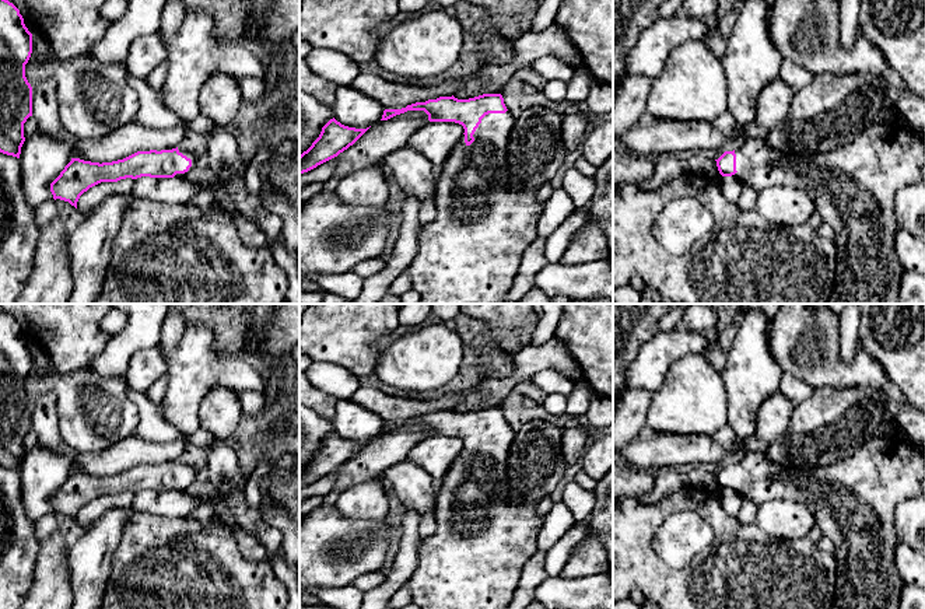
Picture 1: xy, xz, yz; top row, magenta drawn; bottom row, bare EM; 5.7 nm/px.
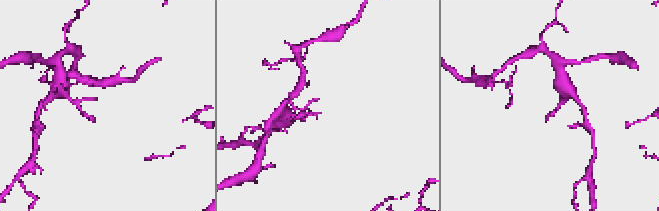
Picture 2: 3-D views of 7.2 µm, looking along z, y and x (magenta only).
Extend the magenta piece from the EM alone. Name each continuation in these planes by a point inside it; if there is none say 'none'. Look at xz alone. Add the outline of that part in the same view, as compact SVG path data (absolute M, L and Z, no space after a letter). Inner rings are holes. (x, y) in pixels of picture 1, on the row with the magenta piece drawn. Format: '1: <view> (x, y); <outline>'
1: xz (470, 254); M508 111L505 113L486 115L473 134L474 141L467 146L465 143L463 134L462 139L458 141L456 147L441 165L442 172L435 183L437 217L431 223L421 225L417 235L417 255L407 267L411 288L418 293L421 298L418 304L501 304L504 297L511 290L525 251L537 238L539 217L543 209L537 202L536 192L514 192L509 183L507 147L515 120L516 119Z

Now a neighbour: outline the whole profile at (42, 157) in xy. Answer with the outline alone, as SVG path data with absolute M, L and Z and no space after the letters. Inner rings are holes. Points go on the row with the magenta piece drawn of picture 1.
M35 132L25 139L21 154L21 182L25 200L36 209L52 200L50 183L73 158L69 140Z

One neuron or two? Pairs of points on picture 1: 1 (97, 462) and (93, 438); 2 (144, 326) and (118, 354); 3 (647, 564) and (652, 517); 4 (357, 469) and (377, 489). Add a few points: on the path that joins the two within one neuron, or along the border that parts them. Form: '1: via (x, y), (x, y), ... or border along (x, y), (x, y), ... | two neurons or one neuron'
1: border along (126, 438), (101, 450), (80, 454) | two neurons
2: via (137, 333), (123, 347) | one neuron
3: via (644, 553), (644, 528) | one neuron
4: border along (381, 476), (372, 480), (363, 480), (342, 493) | two neurons

